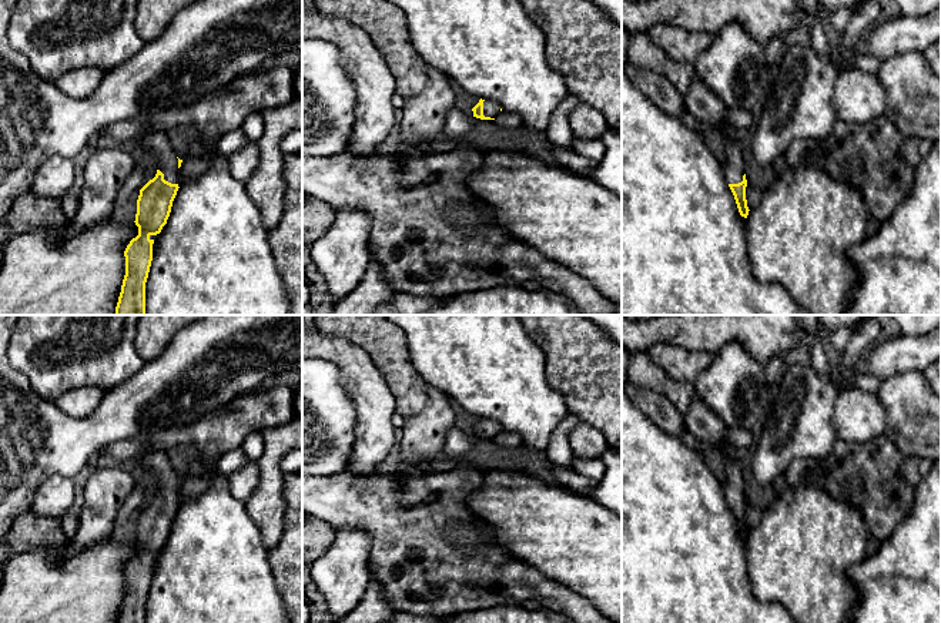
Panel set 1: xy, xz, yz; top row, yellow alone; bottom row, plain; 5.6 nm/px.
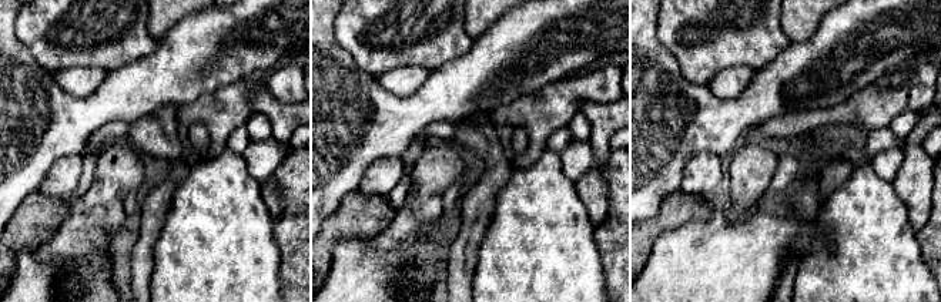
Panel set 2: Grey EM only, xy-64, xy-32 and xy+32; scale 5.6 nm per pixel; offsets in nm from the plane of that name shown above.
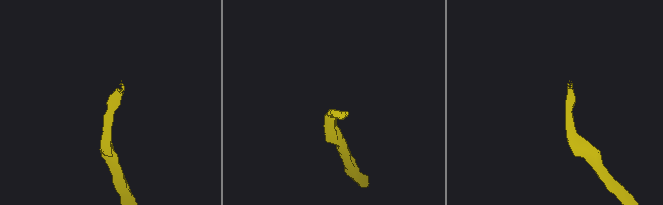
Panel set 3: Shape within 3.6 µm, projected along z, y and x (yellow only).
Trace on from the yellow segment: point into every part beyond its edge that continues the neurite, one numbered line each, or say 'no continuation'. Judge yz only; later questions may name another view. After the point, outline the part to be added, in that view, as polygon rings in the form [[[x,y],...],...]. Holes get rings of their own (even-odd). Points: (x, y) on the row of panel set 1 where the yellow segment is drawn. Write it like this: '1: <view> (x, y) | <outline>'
1: yz (702, 103) | [[[697,73],[693,74],[684,94],[687,111],[701,123],[713,124],[716,131],[723,135],[727,165],[724,168],[727,182],[739,184],[744,175],[743,147],[731,138],[726,137],[726,111],[724,103],[703,83]]]

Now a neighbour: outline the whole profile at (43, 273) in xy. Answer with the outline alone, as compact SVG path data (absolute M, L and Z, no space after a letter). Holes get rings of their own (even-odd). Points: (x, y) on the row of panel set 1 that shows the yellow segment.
M114 214L106 221L94 224L93 227L88 227L68 238L64 237L66 228L67 224L51 230L38 230L23 235L16 235L7 242L0 265L0 315L115 315L115 307L125 275L124 251L130 241L138 235L138 227L135 222L123 221L117 214Z

